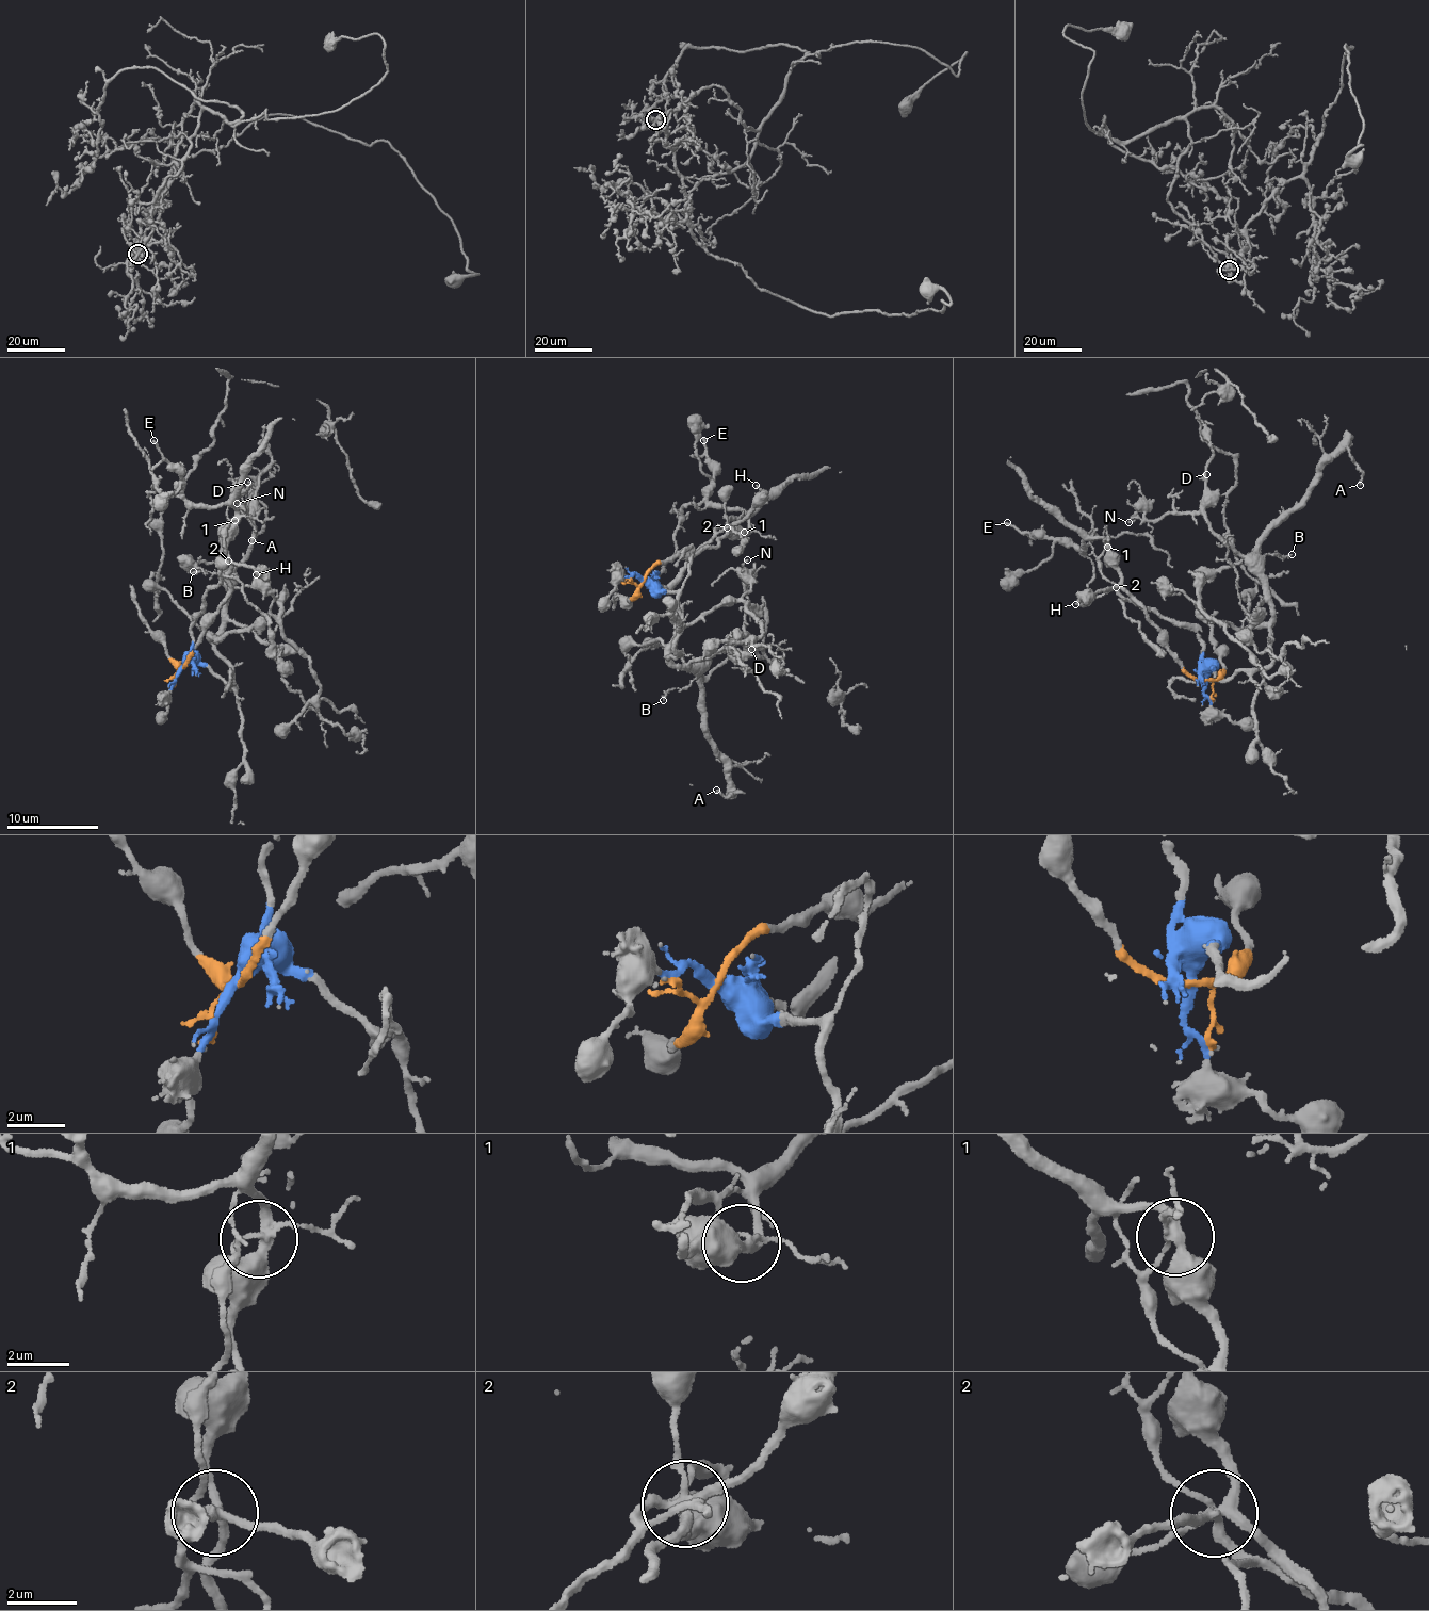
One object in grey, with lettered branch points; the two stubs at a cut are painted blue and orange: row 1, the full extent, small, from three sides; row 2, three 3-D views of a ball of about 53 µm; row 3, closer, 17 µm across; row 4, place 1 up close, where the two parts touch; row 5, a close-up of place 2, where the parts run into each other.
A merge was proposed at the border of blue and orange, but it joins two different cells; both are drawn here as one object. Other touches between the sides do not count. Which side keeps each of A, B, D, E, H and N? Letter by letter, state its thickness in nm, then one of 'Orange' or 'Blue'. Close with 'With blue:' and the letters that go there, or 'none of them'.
A: Thickness 140 nm. Blue
B: Thickness 120 nm. Blue
D: Thickness 100 nm. Blue
E: Thickness 180 nm. Orange
H: Thickness 140 nm. Blue
N: Thickness 100 nm. Blue
With blue: A, B, D, H, N

